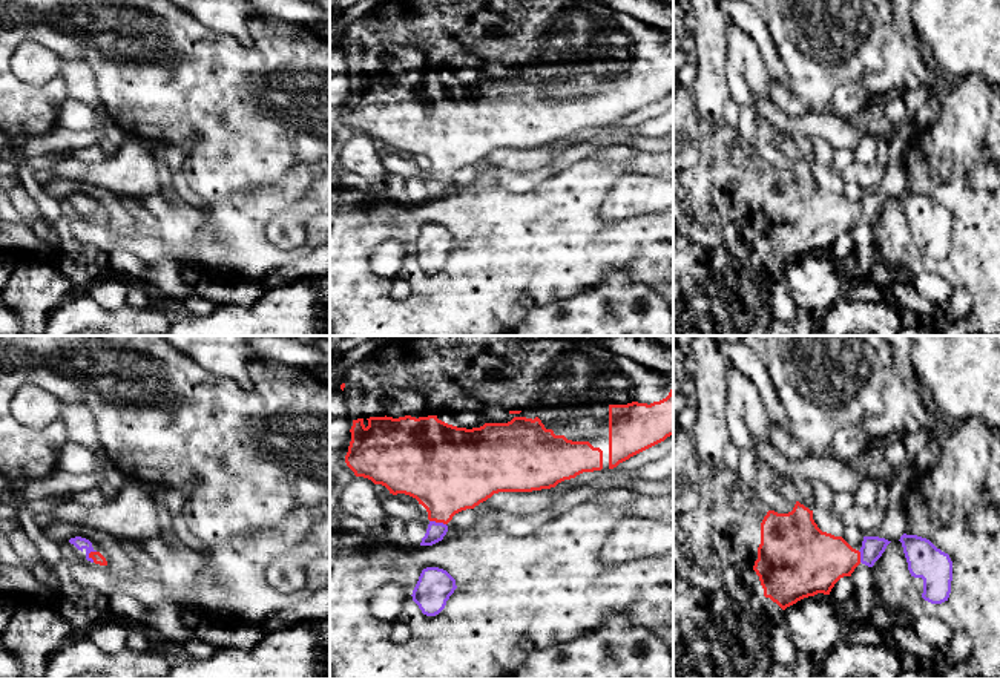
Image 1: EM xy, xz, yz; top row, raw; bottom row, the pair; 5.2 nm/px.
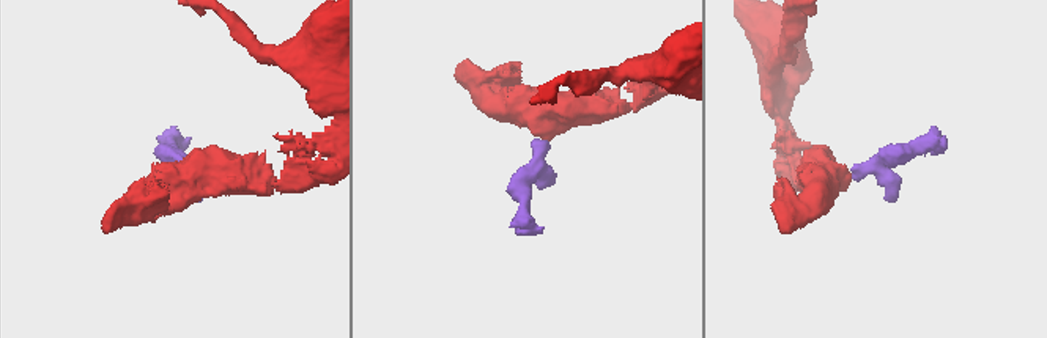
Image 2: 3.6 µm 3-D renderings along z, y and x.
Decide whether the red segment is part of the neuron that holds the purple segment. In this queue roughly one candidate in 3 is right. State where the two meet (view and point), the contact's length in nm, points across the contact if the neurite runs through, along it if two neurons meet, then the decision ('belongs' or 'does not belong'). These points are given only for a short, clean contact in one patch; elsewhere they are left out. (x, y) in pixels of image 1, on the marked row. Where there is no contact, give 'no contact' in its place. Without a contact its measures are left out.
contact xy (88, 557); length 70 nm; way xy (80, 543), (88, 549), (88, 557), (97, 557); belongs

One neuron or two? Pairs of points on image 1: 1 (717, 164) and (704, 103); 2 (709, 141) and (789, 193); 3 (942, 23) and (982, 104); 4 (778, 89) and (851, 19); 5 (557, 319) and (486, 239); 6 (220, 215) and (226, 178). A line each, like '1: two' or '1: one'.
1: two
2: one
3: two
4: two
5: two
6: two

